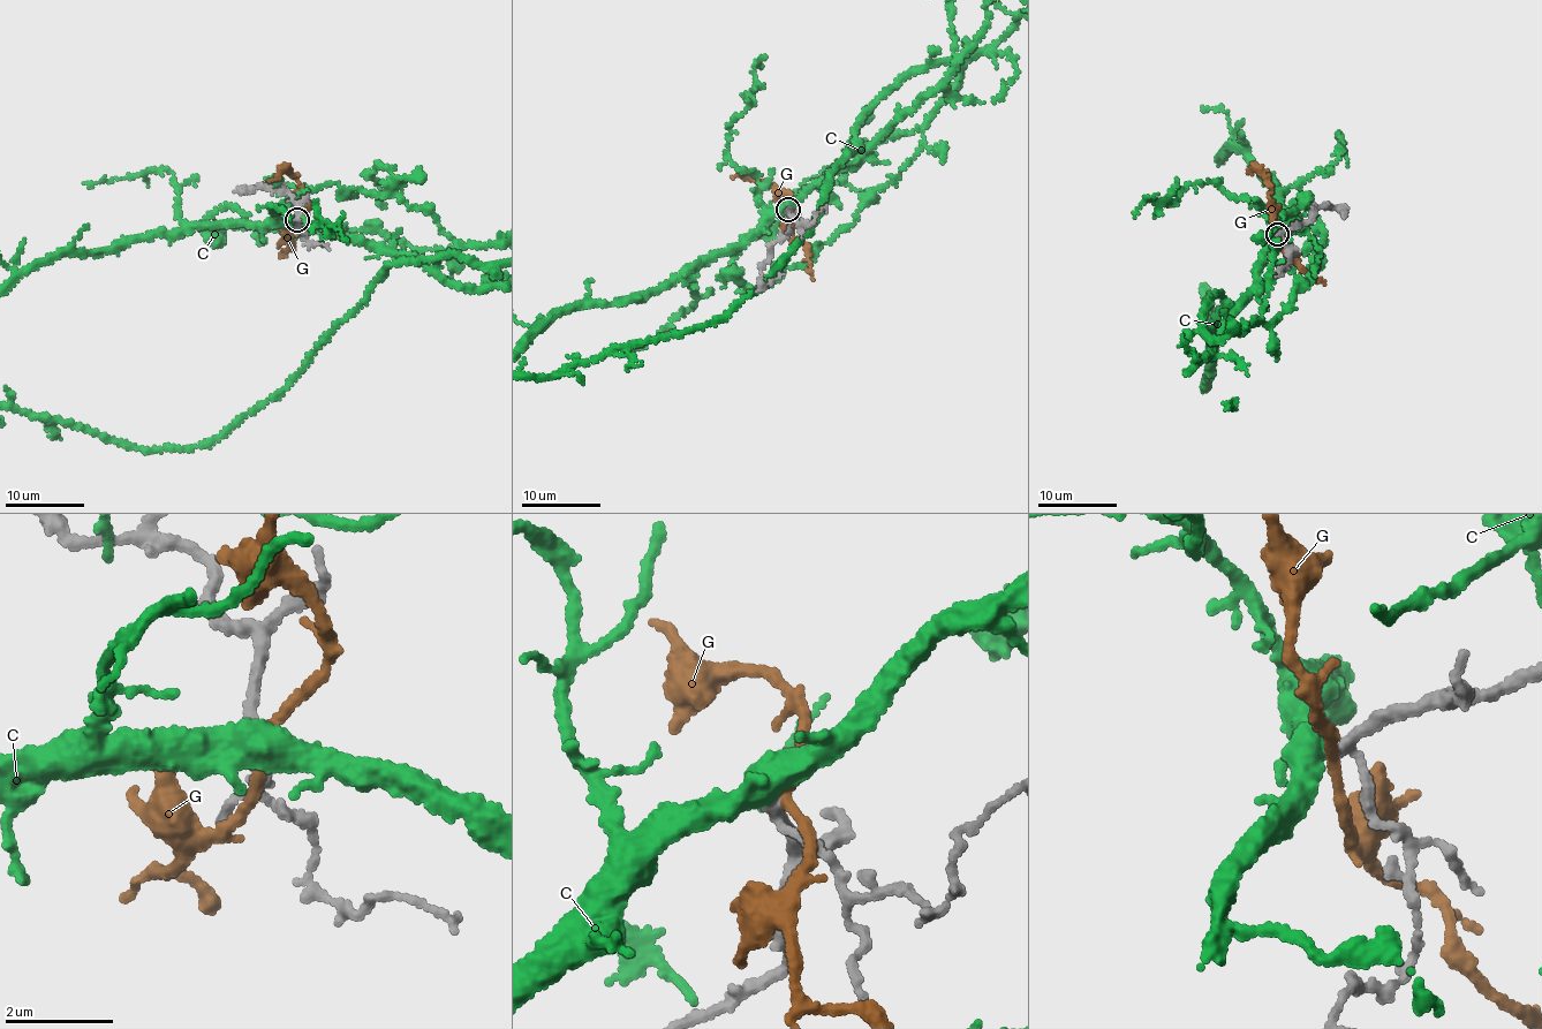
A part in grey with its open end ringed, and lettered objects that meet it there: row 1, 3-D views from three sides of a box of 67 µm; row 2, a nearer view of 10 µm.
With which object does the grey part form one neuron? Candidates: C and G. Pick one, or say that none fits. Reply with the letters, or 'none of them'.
C

